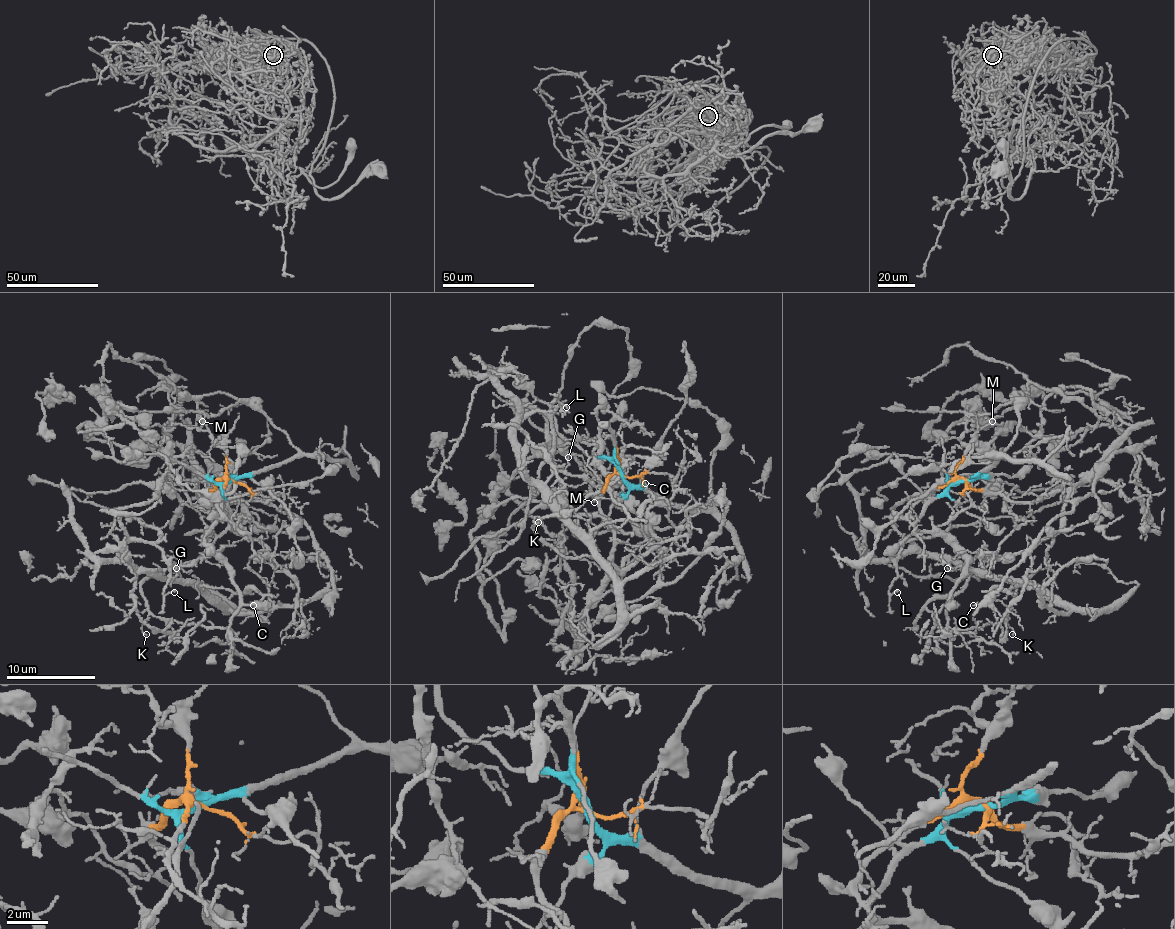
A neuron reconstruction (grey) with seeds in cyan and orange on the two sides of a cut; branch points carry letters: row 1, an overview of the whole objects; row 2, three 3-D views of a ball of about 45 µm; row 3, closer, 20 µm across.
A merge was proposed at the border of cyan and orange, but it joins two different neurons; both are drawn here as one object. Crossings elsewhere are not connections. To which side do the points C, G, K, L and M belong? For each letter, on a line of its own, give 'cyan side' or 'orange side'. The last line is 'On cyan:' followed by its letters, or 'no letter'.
C: cyan side
G: cyan side
K: orange side
L: cyan side
M: orange side
On cyan: C, G, L

